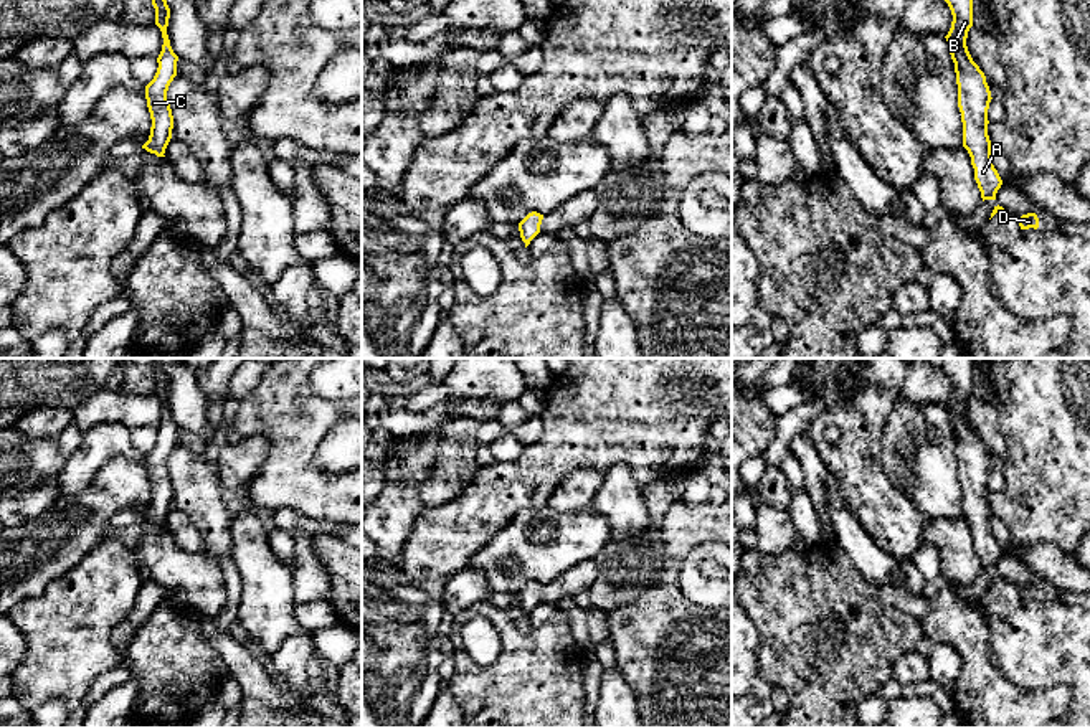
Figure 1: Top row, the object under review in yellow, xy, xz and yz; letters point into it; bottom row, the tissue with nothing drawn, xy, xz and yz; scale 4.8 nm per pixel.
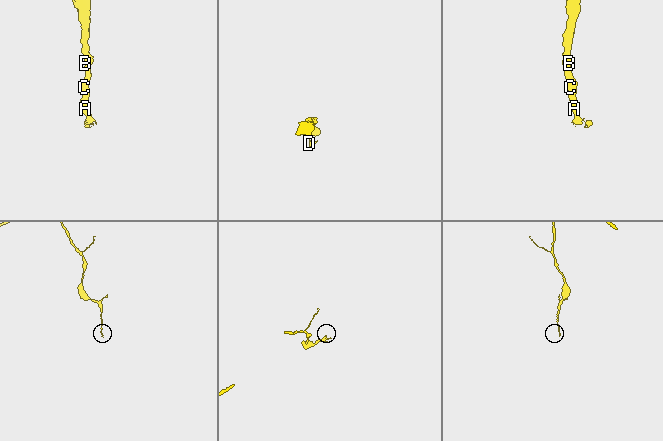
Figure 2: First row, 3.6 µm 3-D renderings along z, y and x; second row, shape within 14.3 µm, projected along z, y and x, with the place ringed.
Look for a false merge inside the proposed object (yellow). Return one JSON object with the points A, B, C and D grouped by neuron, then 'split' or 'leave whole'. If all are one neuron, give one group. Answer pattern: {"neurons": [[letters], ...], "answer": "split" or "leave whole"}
{"neurons": [["A", "B", "C", "D"]], "answer": "leave whole"}

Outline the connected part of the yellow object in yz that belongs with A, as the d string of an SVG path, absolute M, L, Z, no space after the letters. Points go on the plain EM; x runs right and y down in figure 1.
M945 358L941 368L953 385L951 398L945 408L955 433L963 517L971 527L983 571L996 570L1002 550L993 535L988 505L988 479L993 467L984 442L973 431L966 416L968 401L973 396L973 358Z

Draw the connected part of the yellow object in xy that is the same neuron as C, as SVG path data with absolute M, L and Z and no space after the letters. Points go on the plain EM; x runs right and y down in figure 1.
M155 358L152 365L152 375L155 378L155 395L162 401L164 414L157 428L159 437L154 449L145 456L147 477L152 489L149 510L142 515L157 527L165 527L165 518L172 508L173 485L167 469L167 461L173 447L177 446L178 426L170 416L167 404L170 378L164 366L164 358Z

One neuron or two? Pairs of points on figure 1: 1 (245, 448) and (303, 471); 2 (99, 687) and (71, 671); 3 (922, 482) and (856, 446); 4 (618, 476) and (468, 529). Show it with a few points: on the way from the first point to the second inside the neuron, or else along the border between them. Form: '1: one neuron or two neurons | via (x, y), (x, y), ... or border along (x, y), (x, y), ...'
1: two neurons | border along (265, 434), (268, 454), (246, 486)
2: two neurons | border along (124, 661), (103, 672), (81, 704)
3: two neurons | border along (886, 421), (881, 466), (887, 479), (902, 492)
4: two neurons | border along (603, 472), (615, 464), (626, 464), (635, 472)

